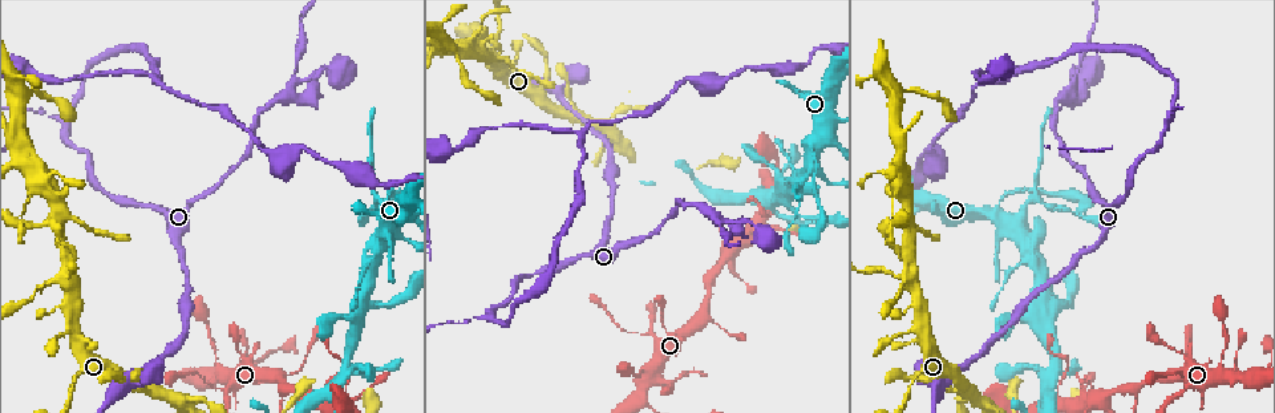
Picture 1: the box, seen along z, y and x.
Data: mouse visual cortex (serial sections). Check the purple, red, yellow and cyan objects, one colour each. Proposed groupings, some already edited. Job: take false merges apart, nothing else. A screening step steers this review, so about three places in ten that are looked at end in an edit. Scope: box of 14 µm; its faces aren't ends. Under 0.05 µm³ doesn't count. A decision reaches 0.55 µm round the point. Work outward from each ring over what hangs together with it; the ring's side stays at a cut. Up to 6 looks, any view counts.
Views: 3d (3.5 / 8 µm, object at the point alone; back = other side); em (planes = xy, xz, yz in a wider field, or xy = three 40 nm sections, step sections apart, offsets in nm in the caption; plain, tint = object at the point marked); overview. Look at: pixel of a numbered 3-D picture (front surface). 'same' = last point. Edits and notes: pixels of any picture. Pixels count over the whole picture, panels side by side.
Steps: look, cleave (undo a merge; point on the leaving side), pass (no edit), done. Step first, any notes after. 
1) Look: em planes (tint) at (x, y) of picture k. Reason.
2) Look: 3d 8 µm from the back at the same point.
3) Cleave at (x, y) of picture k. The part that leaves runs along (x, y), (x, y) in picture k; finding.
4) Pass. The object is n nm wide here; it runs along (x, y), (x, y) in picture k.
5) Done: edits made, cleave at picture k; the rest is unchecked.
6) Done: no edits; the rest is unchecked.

Look: 3d 3.5 µm at (68, 123) of picture 1. A fork.

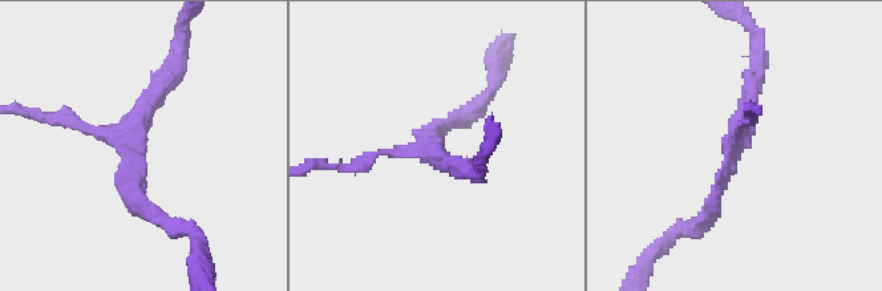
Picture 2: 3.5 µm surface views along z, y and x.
Look: em xy step 1 (tint) at (432, 148) of picture 2. 3 arms meet here; the arms are 100, 200, 250 nm wide.

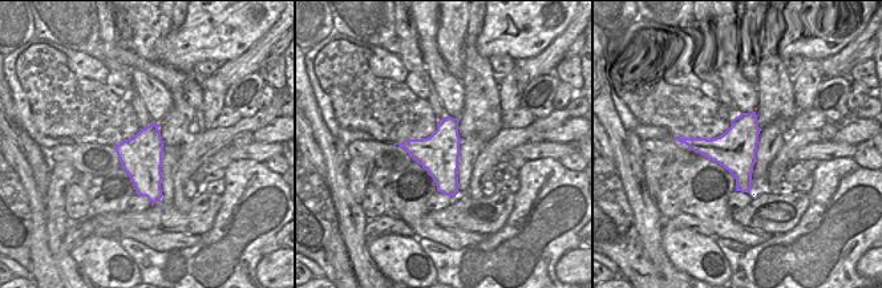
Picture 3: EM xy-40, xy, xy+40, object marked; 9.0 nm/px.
Pass. It runs along (705, 219), (733, 158), (756, 76) in picture 2; one cell here.

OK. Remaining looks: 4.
Look: 3d 8 µm at (155, 80) of picture 1. Three arms meet.

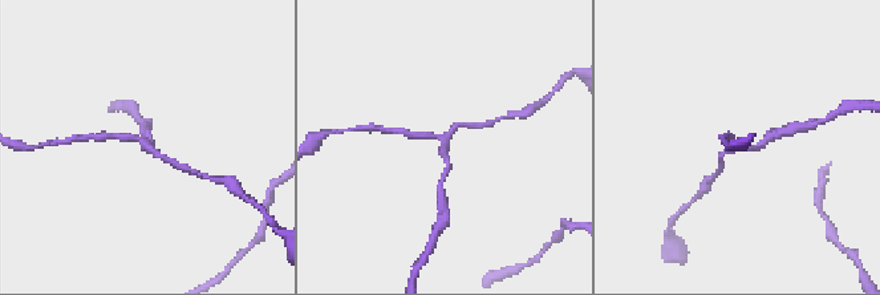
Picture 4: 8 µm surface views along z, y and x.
Look: 3d 3.5 µm at (447, 143) of picture 4. Closer look.

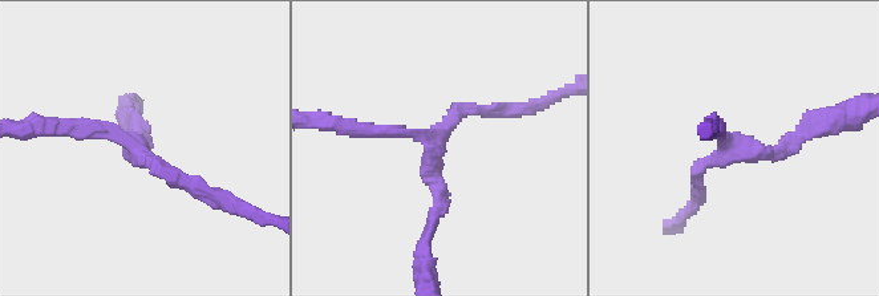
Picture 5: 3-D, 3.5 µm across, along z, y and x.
Look: em xy step 2 (tint) at (434, 141) of picture 5. 3 arms meet here; the arms are 150, 150, 200 nm wide; shape alone is not enough.

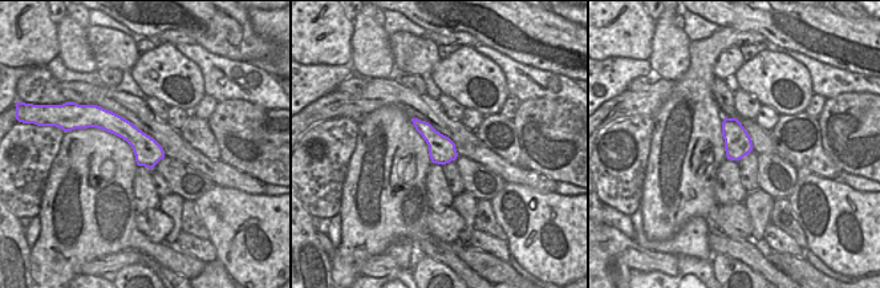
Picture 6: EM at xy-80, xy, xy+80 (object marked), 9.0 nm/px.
Pass. One cell here.

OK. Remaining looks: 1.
Done: no edits; the rest is unchecked.

